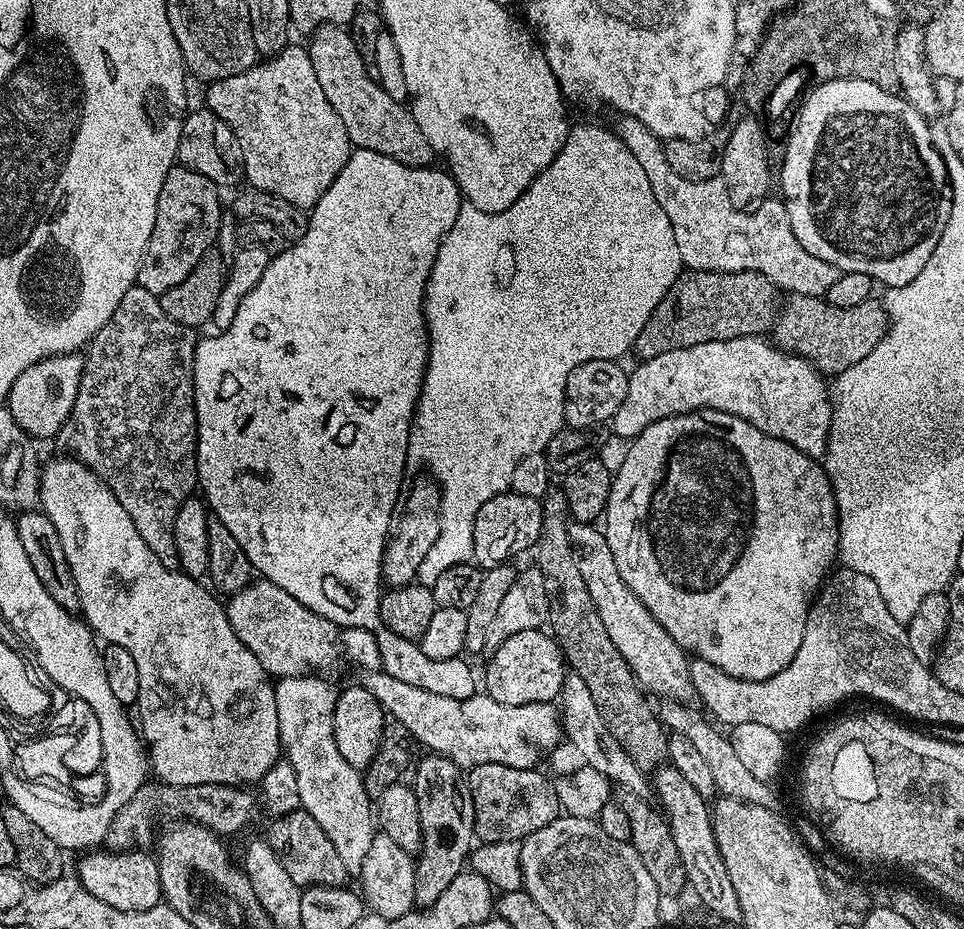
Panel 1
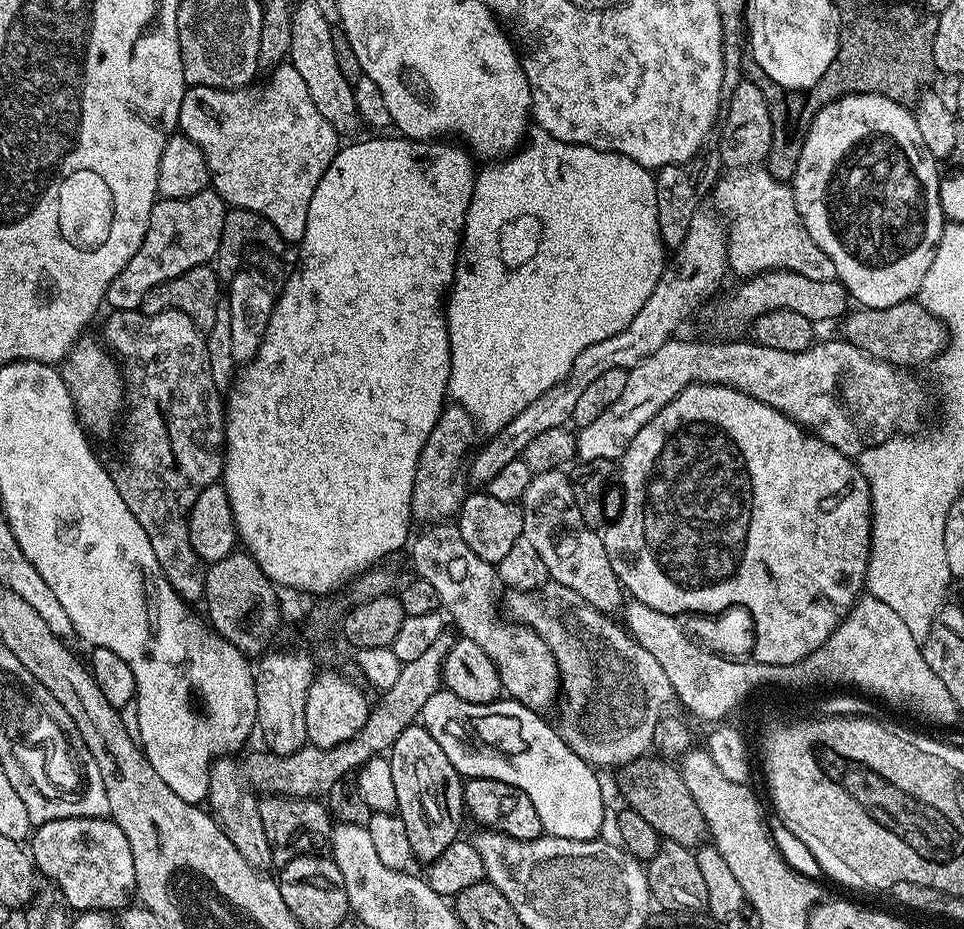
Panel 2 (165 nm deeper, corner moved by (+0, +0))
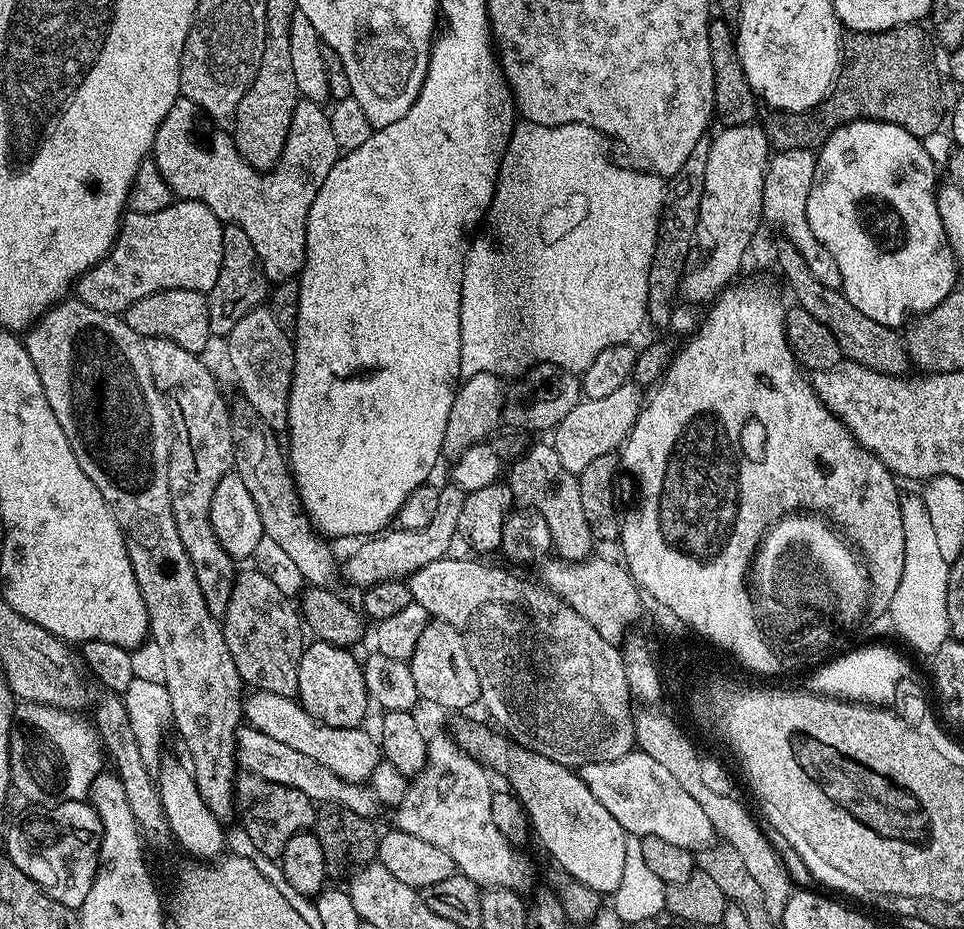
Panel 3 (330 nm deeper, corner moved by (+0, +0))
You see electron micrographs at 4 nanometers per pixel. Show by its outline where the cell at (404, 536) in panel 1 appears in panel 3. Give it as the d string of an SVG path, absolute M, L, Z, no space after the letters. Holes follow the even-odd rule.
M539 363L516 379L474 374L457 387L450 418L446 418L443 455L461 456L470 446L485 443L499 428L522 428L532 434L543 428L555 429L581 399L580 376L553 364Z

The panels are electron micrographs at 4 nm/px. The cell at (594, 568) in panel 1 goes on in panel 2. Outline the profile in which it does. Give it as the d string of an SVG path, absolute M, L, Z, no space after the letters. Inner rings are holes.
M557 470L533 475L522 501L524 536L530 538L542 562L546 562L551 583L574 590L574 594L586 598L586 602L593 604L600 612L615 613L615 608L621 607L620 599L625 599L625 590L620 585L618 574L614 574L614 566L610 566L603 535L597 529L586 526L574 502L569 473L566 473Z

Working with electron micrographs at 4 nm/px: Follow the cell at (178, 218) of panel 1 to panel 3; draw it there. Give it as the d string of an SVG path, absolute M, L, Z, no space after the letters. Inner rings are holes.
M177 199L158 214L142 214L132 210L120 221L120 232L112 243L108 255L101 258L93 268L87 268L74 285L75 299L94 310L122 314L138 298L146 298L162 290L194 290L207 293L218 282L218 270L222 270L222 234L224 224L206 206L197 200Z

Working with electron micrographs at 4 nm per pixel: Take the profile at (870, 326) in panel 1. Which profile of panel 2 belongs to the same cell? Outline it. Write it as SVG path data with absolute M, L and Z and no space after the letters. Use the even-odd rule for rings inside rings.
M915 299L903 300L898 302L898 306L885 308L857 307L843 317L843 324L843 339L849 340L854 346L858 346L858 350L868 353L875 360L894 364L901 370L912 370L908 368L916 368L919 364L931 365L948 342L942 321Z

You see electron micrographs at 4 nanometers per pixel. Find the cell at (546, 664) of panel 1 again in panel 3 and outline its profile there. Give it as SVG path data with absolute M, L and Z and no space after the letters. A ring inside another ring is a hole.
M429 619L408 665L410 674L414 674L416 694L421 701L429 700L440 708L468 708L480 699L478 674L474 674L470 654L466 654L466 642L462 642L462 634L446 622Z

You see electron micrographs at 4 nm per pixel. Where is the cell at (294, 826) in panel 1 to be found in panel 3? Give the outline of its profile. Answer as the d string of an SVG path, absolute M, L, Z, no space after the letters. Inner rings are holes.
M241 771L236 777L236 816L239 827L250 834L253 849L261 856L279 858L294 834L307 832L316 823L317 805L302 790L266 782L258 774Z

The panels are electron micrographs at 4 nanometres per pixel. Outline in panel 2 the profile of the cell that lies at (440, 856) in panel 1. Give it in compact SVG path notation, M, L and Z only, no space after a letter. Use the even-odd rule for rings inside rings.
M411 724L394 742L388 756L390 775L394 777L396 812L406 826L410 850L421 865L427 866L446 850L455 840L461 839L460 827L466 821L464 806L464 785L458 770L446 758L442 746L430 738L423 724Z

